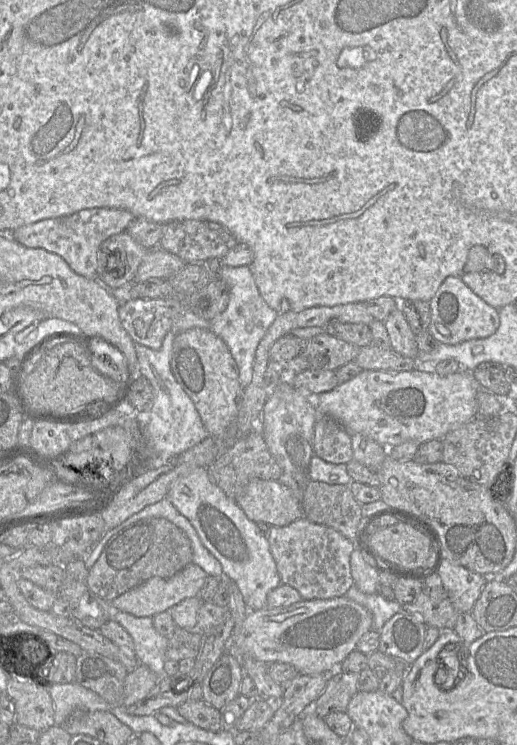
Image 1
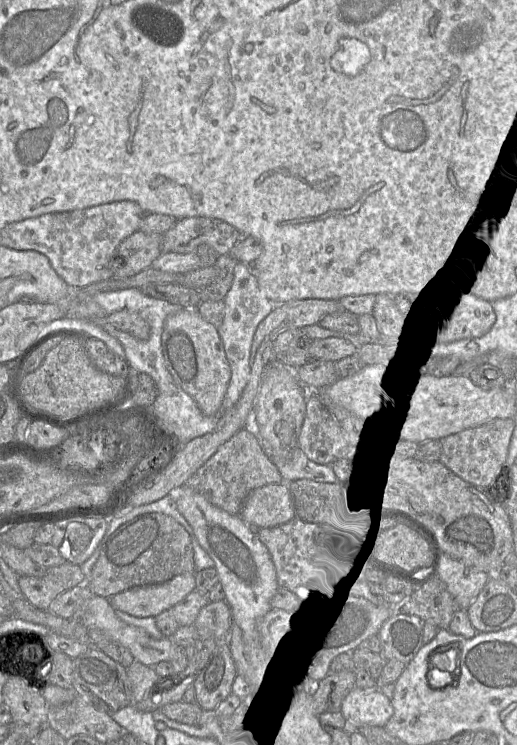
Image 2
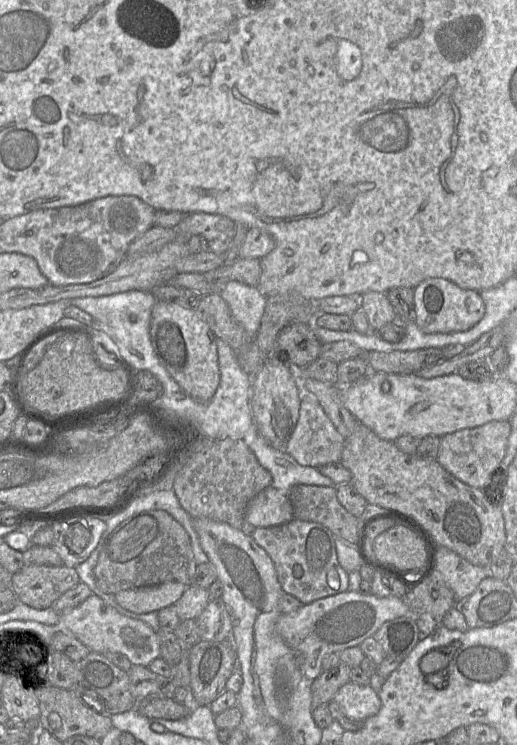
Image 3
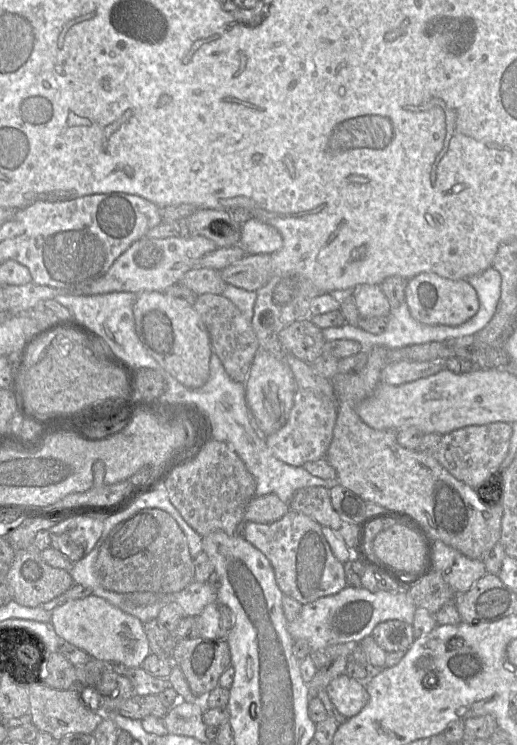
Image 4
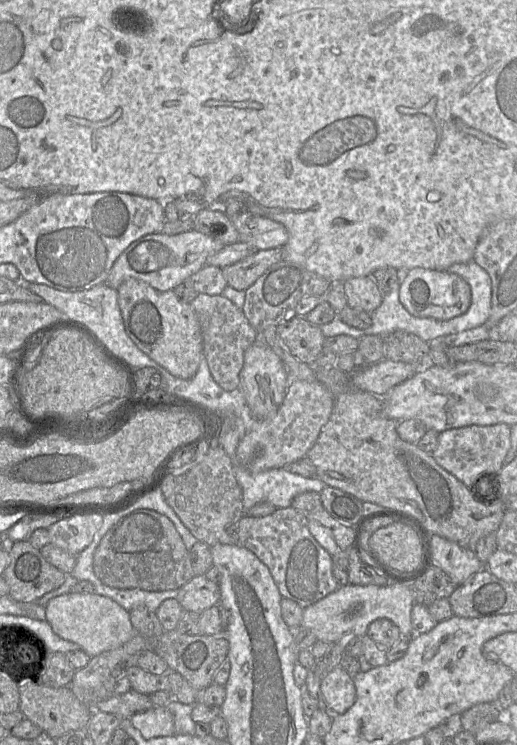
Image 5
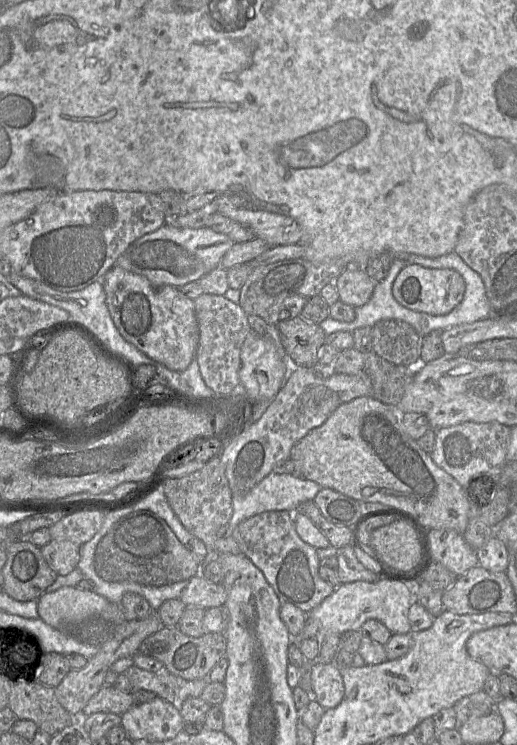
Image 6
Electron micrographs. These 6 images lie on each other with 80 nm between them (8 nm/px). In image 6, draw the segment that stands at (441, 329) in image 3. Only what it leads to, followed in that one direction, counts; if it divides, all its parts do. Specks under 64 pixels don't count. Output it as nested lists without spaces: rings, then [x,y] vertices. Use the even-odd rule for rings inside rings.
[[[418,264],[404,267],[393,282],[392,294],[396,301],[416,312],[432,315],[450,313],[464,298],[466,284],[459,272],[453,269],[427,268]]]

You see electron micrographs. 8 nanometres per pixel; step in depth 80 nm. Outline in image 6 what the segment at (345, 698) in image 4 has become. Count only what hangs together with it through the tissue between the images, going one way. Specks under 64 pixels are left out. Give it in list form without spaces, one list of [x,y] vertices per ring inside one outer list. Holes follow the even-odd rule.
[[[313,663],[311,681],[314,699],[325,709],[335,708],[340,704],[345,687],[335,663]]]

